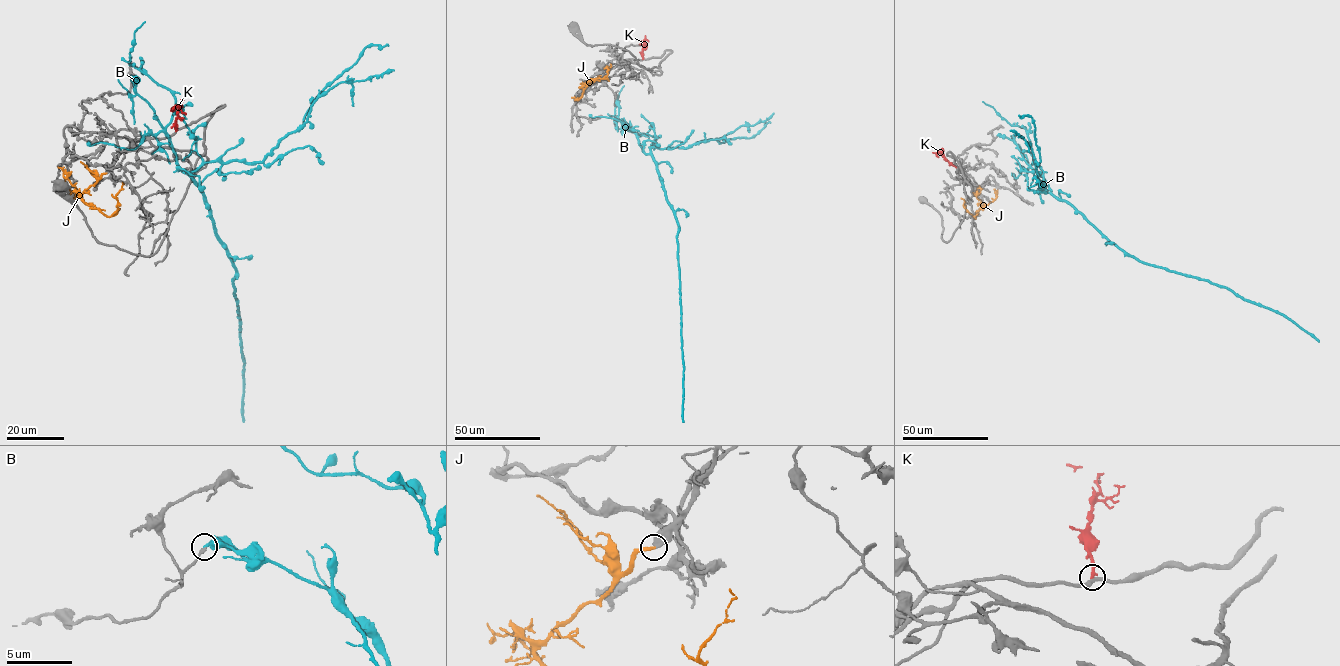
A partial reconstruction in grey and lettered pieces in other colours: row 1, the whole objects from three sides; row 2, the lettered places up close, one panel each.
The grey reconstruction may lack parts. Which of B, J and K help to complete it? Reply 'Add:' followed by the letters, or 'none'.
Add: J

